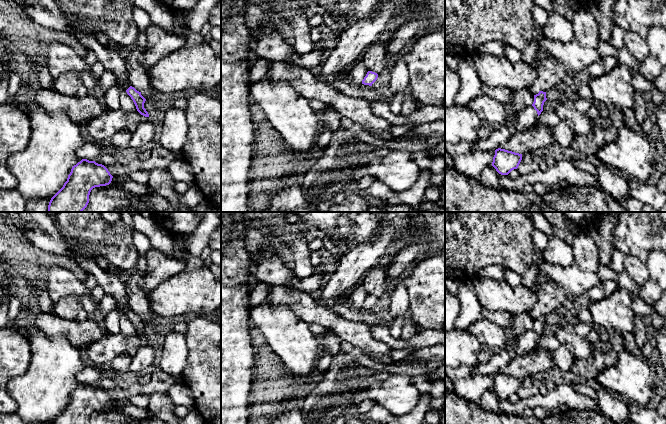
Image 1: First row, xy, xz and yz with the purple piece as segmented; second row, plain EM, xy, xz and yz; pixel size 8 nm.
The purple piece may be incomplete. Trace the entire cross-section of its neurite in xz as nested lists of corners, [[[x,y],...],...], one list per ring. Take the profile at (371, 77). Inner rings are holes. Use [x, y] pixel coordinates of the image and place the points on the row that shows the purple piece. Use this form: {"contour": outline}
{"contour": [[[368,71],[364,79],[362,80],[362,84],[372,86],[372,84],[377,80],[378,74],[372,71]]]}

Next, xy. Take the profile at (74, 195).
{"contour": [[[82,159],[71,169],[63,187],[51,198],[48,212],[82,212],[93,188],[109,185],[113,176],[95,161]]]}

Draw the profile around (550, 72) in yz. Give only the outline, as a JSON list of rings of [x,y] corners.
[[[541,54],[534,66],[537,69],[536,83],[530,88],[533,95],[538,94],[540,91],[547,92],[550,88],[561,86],[564,76],[568,70],[555,58]]]

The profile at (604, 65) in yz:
[[[614,57],[600,58],[598,62],[588,67],[590,78],[596,78],[609,72],[618,63],[618,59]]]

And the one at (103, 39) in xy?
[[[96,33],[95,37],[101,45],[105,47],[113,46],[111,39],[104,33]]]

